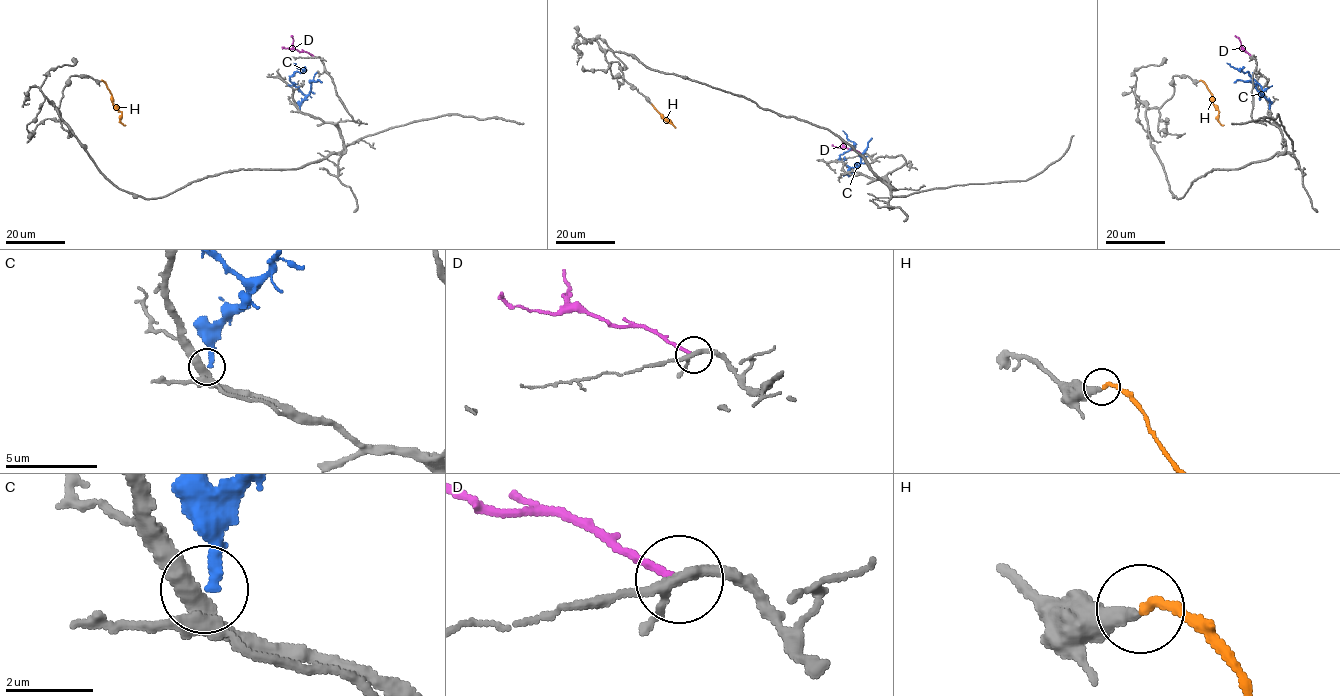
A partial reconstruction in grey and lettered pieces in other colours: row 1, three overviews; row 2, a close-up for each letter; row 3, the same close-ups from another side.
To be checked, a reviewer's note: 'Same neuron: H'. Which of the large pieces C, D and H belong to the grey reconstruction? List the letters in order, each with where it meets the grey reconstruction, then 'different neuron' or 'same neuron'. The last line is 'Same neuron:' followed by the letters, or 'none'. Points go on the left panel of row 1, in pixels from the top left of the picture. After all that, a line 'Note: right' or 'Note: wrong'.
C: (299, 109) | different neuron
D: (313, 56) | different neuron
H: (101, 80) | same neuron
Same neuron: H
Note: right

